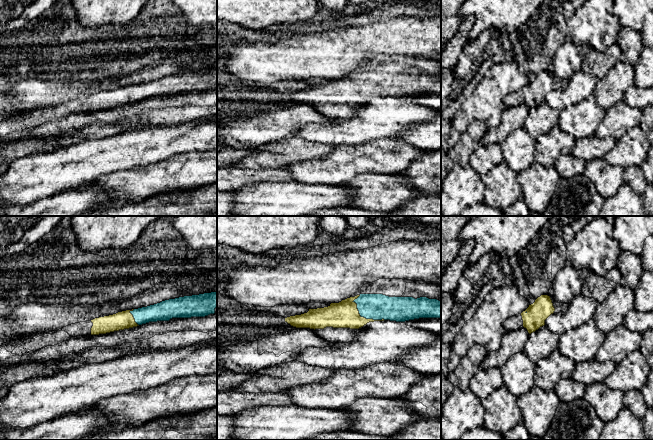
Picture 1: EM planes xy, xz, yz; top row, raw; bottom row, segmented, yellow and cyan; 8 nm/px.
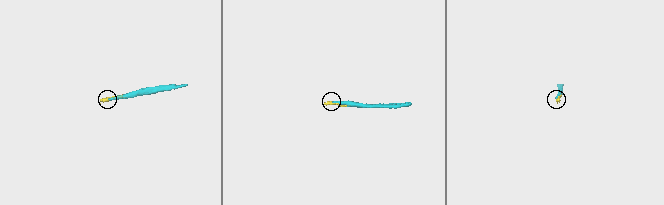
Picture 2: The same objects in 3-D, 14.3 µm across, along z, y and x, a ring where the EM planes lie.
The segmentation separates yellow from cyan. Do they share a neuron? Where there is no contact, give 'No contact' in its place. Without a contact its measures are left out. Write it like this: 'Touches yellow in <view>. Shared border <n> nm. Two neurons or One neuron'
Touches yellow in xz. Shared border 300 nm. One neuron

